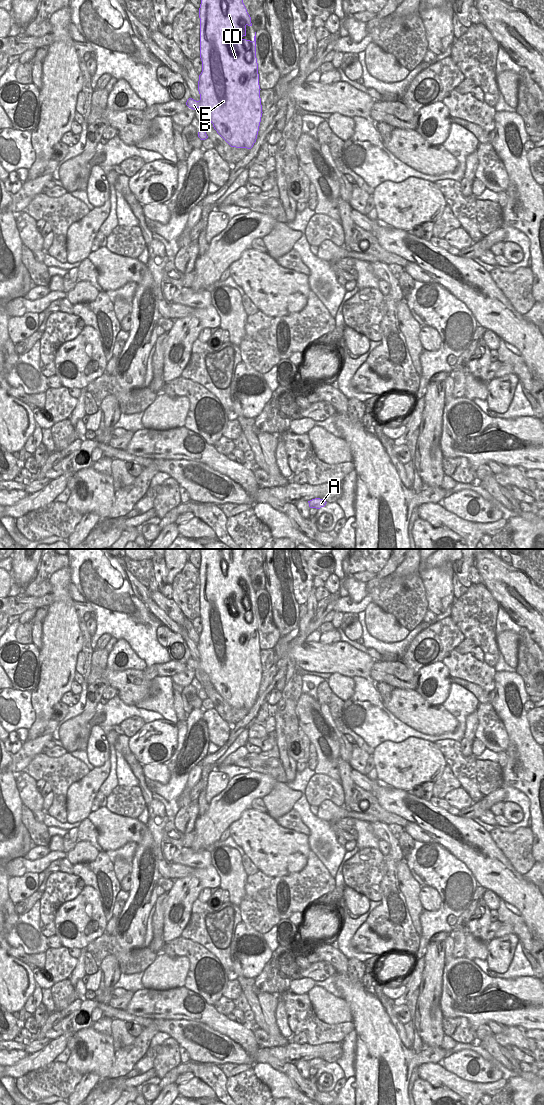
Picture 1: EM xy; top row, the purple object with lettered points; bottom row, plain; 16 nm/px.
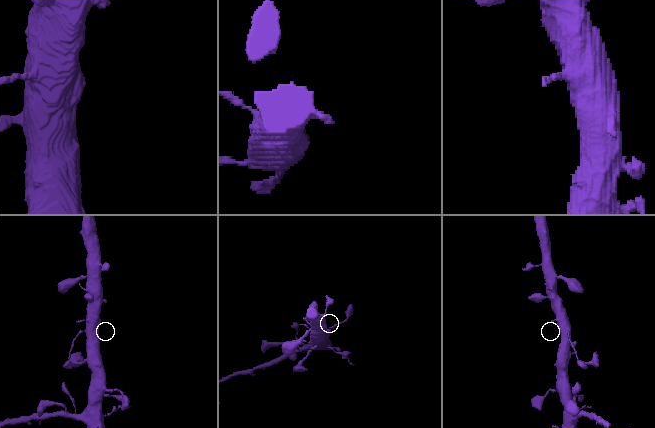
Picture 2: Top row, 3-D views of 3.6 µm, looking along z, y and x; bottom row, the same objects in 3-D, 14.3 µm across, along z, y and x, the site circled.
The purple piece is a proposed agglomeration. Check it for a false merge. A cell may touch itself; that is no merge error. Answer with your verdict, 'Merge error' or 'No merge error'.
No merge error

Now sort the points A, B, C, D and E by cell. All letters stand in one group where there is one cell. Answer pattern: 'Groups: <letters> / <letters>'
Groups: A B C D E

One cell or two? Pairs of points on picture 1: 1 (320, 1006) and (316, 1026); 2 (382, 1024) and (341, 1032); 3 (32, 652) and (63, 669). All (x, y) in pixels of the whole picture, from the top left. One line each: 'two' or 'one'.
1: two
2: two
3: two

